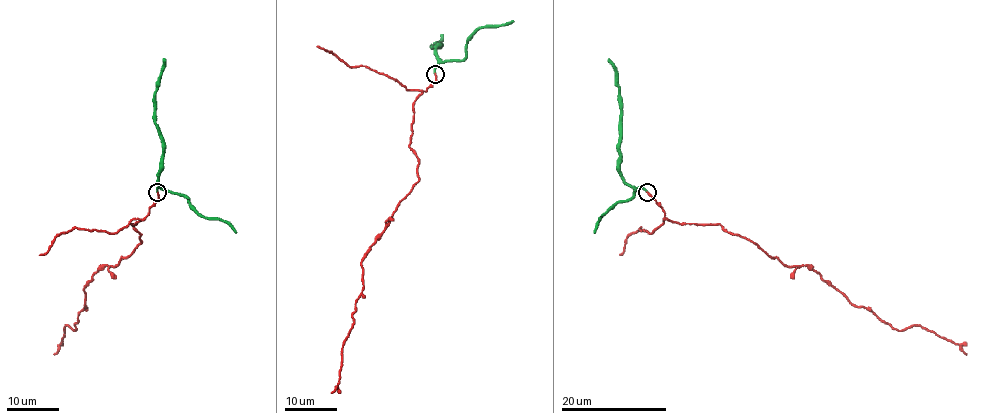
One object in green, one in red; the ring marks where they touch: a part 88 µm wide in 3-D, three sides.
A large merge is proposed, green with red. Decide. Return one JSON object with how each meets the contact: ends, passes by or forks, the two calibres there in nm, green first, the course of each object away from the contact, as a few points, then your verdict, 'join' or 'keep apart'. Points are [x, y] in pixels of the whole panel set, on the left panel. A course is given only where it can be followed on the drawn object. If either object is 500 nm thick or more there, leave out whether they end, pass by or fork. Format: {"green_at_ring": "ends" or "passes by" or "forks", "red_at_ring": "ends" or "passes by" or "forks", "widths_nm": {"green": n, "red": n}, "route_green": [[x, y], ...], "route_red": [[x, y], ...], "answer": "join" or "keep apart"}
{"green_at_ring": "ends", "red_at_ring": "ends", "widths_nm": {"green": 170, "red": 180}, "route_green": [[157, 192], [162, 140], [156, 123], [156, 96], [165, 58]], "route_red": [[157, 192], [146, 216], [132, 224], [141, 242], [83, 288], [86, 306], [77, 329], [64, 327], [53, 353]], "answer": "join"}

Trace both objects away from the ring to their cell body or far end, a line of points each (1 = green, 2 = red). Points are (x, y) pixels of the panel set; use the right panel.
1: (647, 192), (639, 187), (630, 187), (619, 170), (621, 96), (615, 69), (609, 58)
2: (647, 192), (664, 216), (678, 224), (719, 224), (789, 267), (807, 266), (895, 329), (918, 325), (966, 353)

